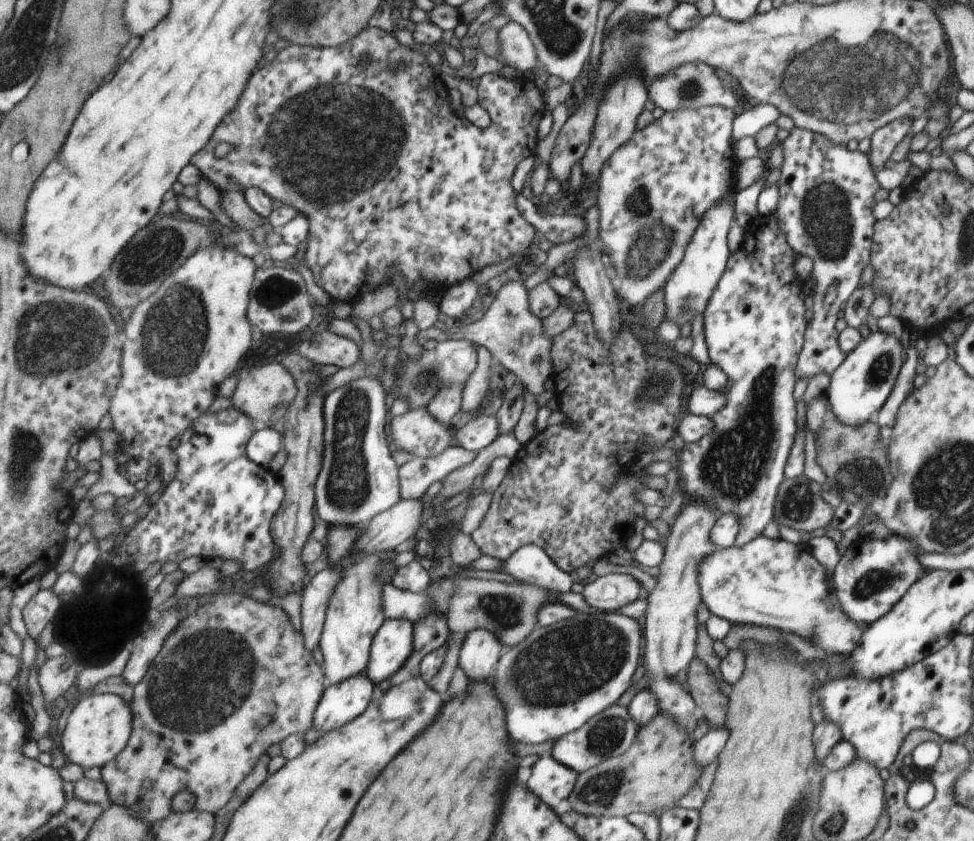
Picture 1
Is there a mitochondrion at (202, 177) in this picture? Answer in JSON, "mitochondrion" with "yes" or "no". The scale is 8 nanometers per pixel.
{"mitochondrion":"no"}

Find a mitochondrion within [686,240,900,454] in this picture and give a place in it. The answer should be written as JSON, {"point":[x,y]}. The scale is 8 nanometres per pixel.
{"point":[883,364]}

